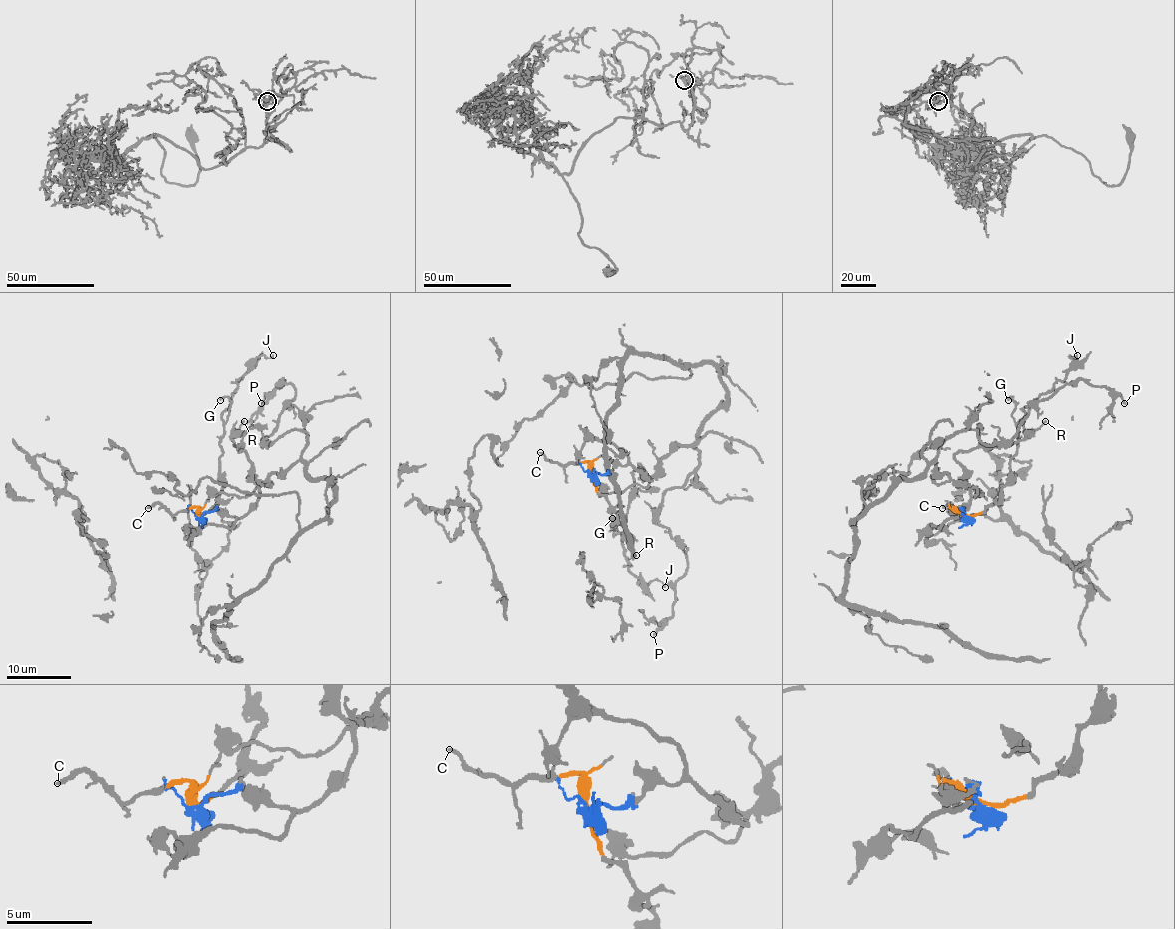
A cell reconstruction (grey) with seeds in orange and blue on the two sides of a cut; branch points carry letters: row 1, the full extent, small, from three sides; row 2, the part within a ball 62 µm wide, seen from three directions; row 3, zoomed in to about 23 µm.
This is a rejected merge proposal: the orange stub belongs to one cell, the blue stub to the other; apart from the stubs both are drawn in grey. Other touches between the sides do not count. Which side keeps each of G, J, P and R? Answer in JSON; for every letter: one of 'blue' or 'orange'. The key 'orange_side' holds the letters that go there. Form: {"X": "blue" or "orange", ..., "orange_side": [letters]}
{"G": "orange", "J": "orange", "P": "blue", "R": "blue", "orange_side": ["G", "J"]}

